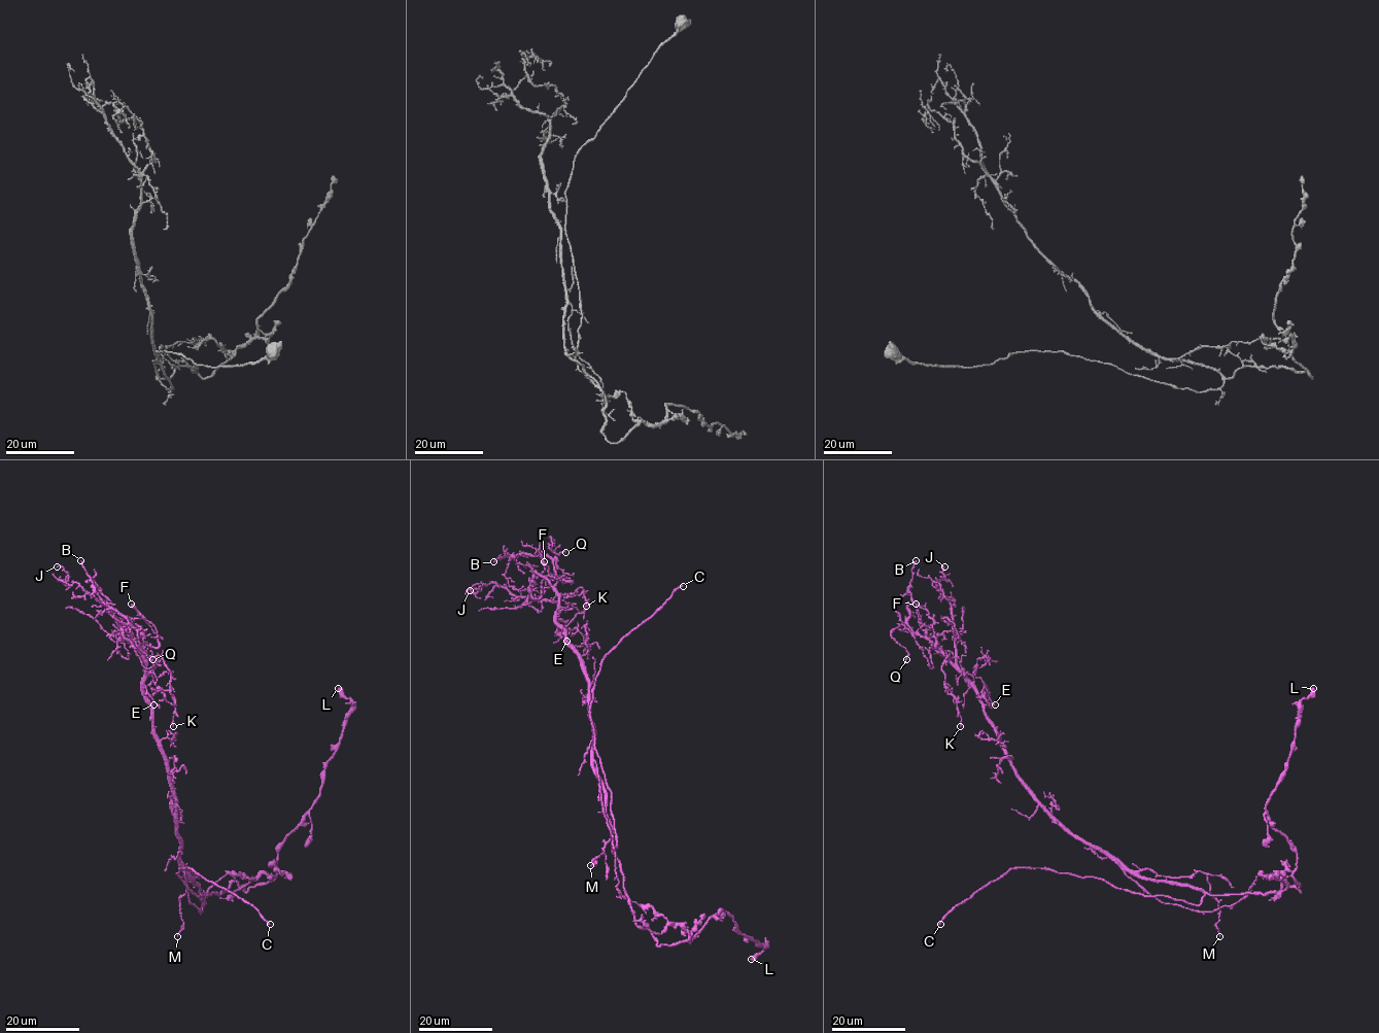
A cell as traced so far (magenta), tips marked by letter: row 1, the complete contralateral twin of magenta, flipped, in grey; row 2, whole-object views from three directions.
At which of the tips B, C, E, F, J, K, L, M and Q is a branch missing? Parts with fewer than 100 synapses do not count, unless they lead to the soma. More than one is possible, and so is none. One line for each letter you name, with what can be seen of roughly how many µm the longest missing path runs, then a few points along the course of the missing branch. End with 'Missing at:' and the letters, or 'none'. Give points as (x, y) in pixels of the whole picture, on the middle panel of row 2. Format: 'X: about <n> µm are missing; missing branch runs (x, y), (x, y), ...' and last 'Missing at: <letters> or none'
C: about 50 µm are missing; missing branch runs (683, 586), (726, 564), (748, 563), (763, 573), (790, 580), (816, 605)
Missing at: C

